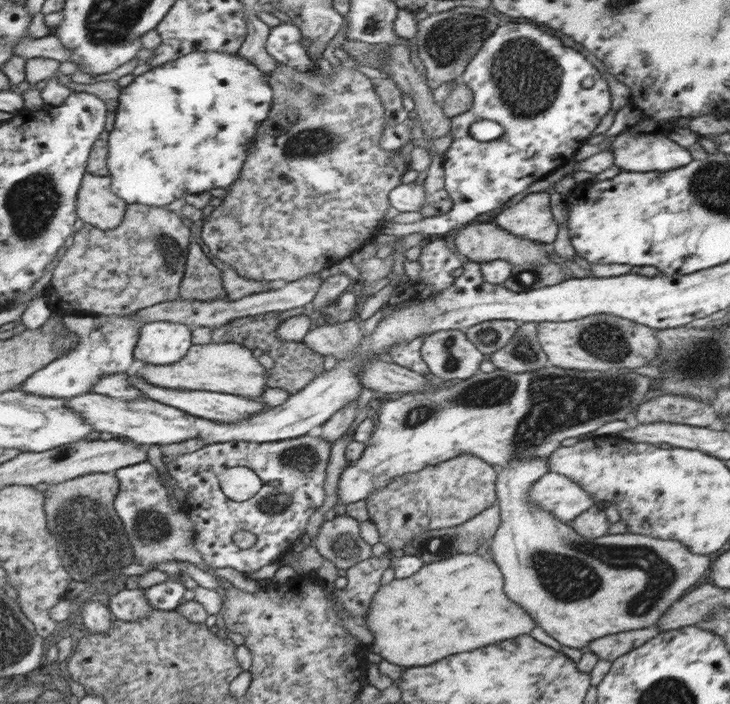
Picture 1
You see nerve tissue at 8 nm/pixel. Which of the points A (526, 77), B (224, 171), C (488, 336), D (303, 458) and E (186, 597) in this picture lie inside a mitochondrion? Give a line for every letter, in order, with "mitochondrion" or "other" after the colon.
A: mitochondrion
B: other
C: mitochondrion
D: mitochondrion
E: other

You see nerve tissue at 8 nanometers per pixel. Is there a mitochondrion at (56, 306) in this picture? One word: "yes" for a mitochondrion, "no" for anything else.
no

